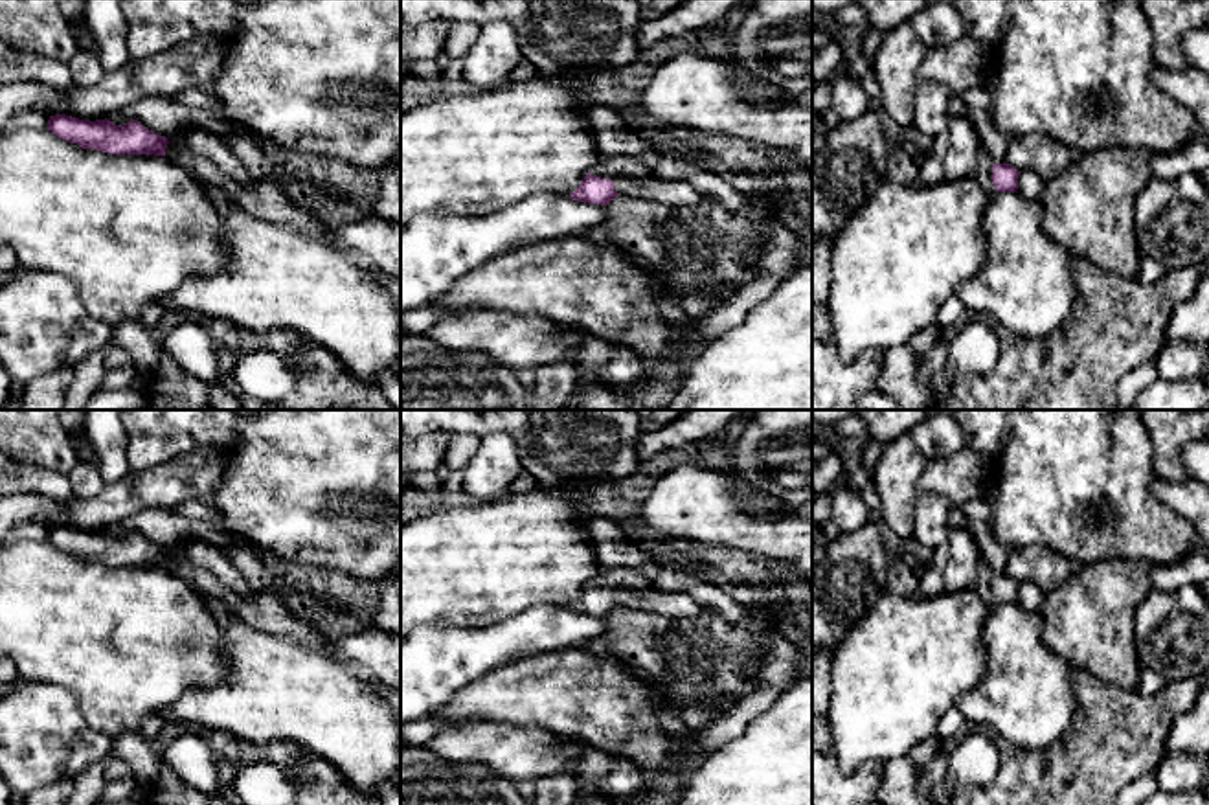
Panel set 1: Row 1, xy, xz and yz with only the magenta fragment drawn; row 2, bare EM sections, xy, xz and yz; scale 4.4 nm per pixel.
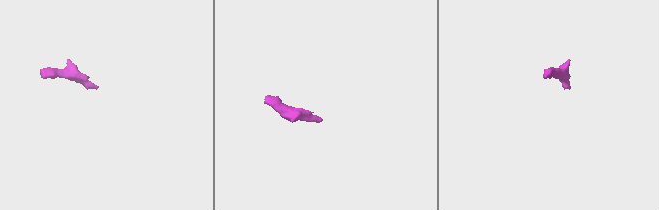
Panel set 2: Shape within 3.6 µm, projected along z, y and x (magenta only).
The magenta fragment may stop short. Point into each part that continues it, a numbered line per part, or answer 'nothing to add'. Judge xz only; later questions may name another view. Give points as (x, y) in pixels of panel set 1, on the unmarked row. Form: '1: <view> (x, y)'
1: xz (612, 579)

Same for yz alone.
1: yz (983, 581)

